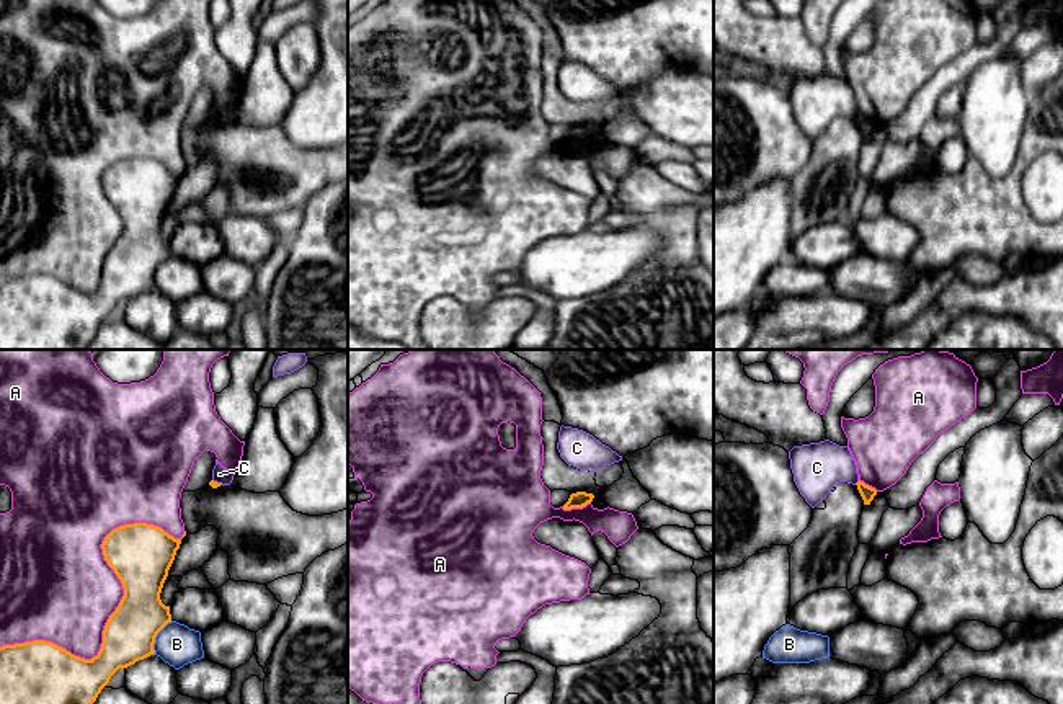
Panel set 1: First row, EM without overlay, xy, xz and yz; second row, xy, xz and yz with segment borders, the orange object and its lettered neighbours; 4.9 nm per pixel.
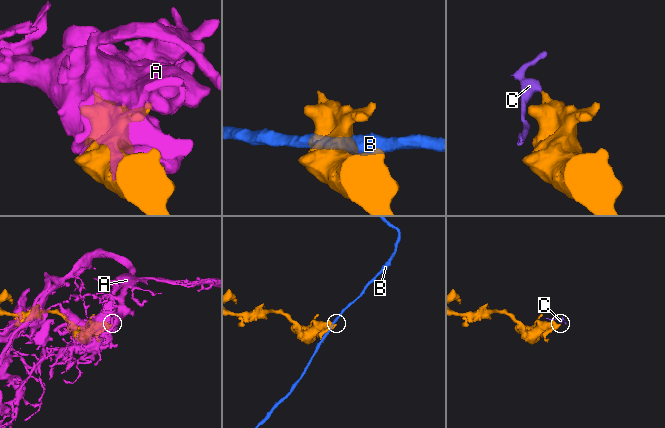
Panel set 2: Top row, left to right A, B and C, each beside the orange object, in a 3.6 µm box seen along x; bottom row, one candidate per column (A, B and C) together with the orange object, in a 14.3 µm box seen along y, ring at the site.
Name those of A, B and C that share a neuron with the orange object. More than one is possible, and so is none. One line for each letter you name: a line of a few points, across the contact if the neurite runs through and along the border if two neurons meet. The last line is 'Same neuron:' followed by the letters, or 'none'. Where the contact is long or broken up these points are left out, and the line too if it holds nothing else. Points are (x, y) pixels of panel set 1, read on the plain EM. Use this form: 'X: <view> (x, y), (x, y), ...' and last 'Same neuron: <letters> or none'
Same neuron: none

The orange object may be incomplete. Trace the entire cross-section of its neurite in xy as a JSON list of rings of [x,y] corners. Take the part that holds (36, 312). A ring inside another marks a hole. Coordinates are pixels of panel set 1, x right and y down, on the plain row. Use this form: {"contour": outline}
{"contour": [[[147,157],[124,158],[113,163],[105,172],[101,183],[105,194],[122,217],[124,230],[105,260],[98,289],[85,294],[46,274],[0,281],[0,350],[83,350],[119,302],[127,302],[153,289],[157,268],[171,256],[170,240],[162,237],[160,227],[180,178],[181,173],[175,173],[162,162]]]}

